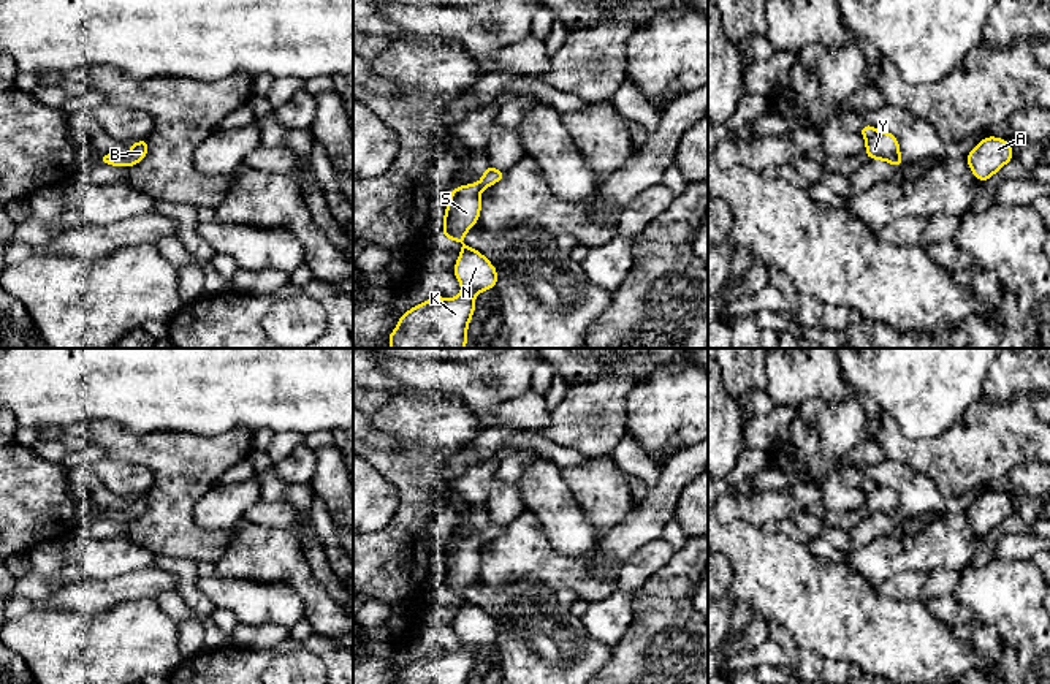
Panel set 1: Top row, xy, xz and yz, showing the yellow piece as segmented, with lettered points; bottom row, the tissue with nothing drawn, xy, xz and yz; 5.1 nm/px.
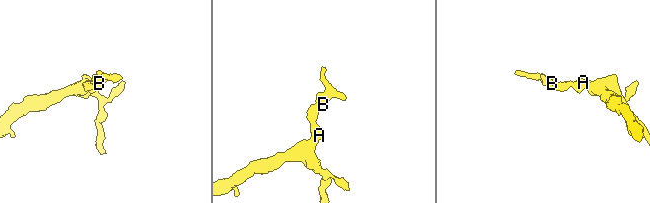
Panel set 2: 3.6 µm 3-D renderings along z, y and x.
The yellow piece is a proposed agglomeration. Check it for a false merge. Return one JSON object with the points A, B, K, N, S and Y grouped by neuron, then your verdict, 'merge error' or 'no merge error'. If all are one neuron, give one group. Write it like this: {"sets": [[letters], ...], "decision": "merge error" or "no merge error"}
{"sets": [["A", "B", "K", "N", "S", "Y"]], "decision": "no merge error"}

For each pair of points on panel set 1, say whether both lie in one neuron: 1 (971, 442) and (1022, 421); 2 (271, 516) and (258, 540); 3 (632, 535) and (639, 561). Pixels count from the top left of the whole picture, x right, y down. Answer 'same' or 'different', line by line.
1: same
2: different
3: different

